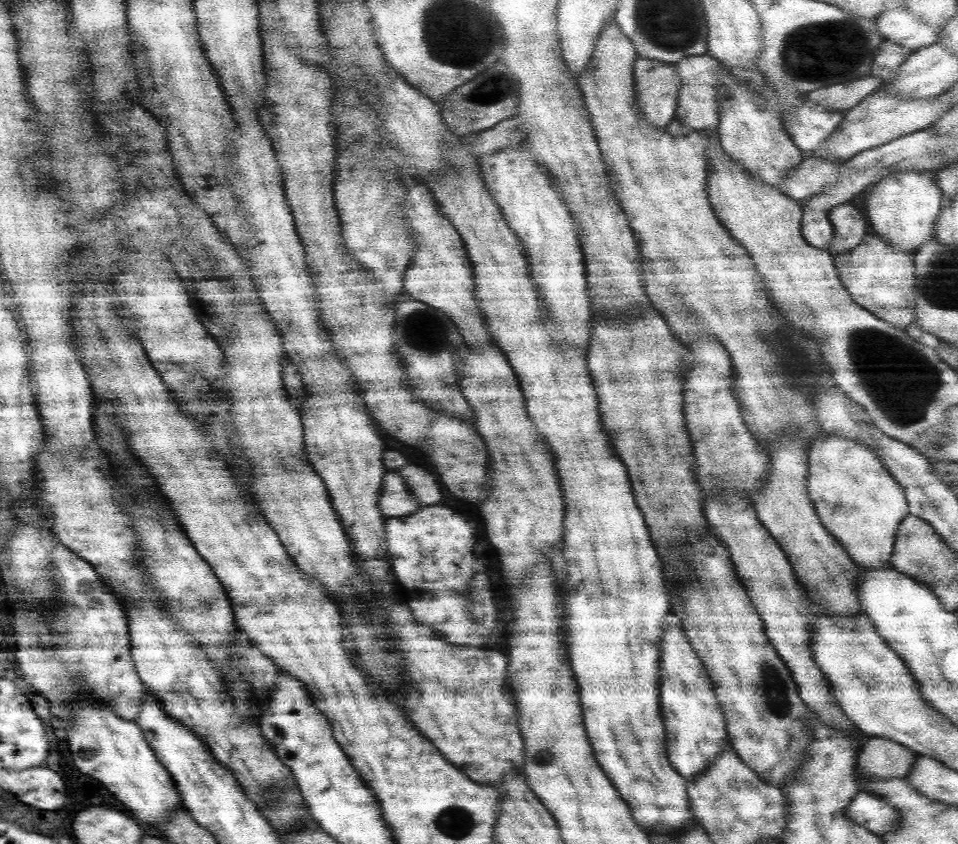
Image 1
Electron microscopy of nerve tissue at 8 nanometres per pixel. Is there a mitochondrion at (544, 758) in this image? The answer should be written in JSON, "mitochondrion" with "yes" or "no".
{"mitochondrion":"yes"}

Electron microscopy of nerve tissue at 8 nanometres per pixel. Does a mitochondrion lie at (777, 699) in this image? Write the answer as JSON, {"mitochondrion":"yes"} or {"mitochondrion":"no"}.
{"mitochondrion":"yes"}

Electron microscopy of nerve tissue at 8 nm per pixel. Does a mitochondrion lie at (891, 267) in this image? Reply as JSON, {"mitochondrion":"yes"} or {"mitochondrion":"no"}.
{"mitochondrion":"no"}

